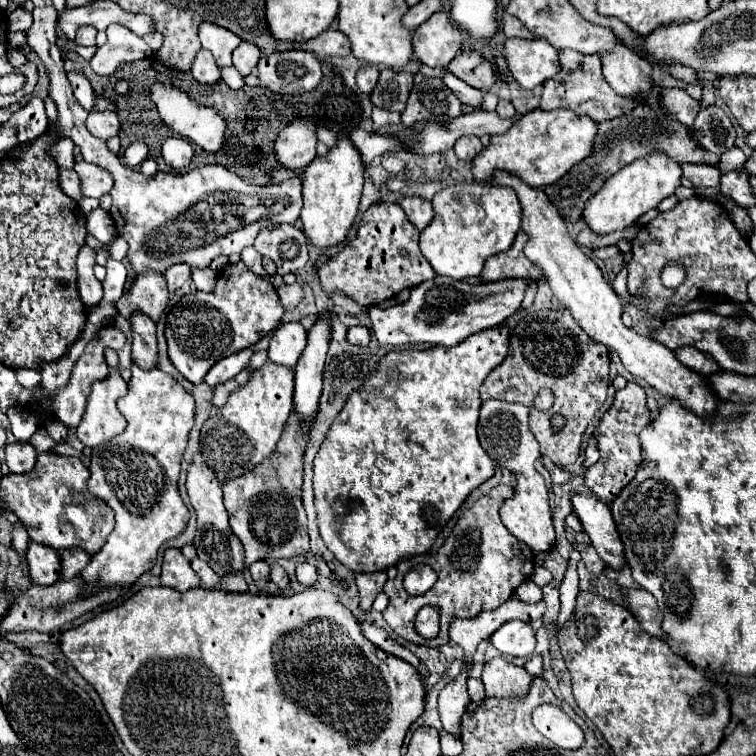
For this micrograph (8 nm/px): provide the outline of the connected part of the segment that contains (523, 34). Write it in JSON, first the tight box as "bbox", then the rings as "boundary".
{"bbox":[503,13,535,39],"boundary":[[[503,13],[503,33],[505,33],[507,37],[535,39],[535,37],[531,35],[531,31],[529,31],[529,29],[525,29],[517,17],[513,17],[513,15],[507,15],[507,13]]]}

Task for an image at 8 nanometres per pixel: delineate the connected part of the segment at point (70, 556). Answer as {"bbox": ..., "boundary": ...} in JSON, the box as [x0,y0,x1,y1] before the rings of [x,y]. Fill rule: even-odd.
{"bbox":[61,547,91,579],"boundary":[[[71,547],[71,549],[61,551],[61,557],[63,557],[63,573],[61,573],[61,579],[73,579],[89,563],[91,553],[81,551],[79,547]]]}

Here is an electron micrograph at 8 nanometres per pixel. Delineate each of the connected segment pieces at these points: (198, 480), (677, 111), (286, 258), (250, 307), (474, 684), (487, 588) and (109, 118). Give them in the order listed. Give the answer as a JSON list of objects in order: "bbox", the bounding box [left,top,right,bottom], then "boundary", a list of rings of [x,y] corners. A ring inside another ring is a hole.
[{"bbox":[187,463,243,577],"boundary":[[[191,463],[189,465],[189,473],[187,473],[187,493],[191,499],[193,509],[197,511],[197,533],[193,539],[193,545],[197,549],[197,557],[203,559],[205,563],[209,563],[213,567],[215,573],[219,573],[221,577],[233,571],[243,571],[243,547],[241,541],[237,539],[237,535],[233,535],[231,527],[229,527],[229,517],[223,505],[223,491],[221,491],[221,483],[219,479],[213,475],[213,469],[209,469],[205,463],[197,465]]]},{"bbox":[663,89,701,125],"boundary":[[[663,89],[663,107],[667,107],[683,125],[693,125],[697,111],[701,109],[699,101],[683,89]]]},{"bbox":[255,223,309,275],"boundary":[[[287,223],[263,227],[255,239],[255,249],[263,257],[273,259],[277,265],[277,275],[297,273],[309,261],[305,233]]]},{"bbox":[165,261,285,385],"boundary":[[[241,261],[229,263],[223,271],[219,271],[215,291],[195,291],[185,295],[169,311],[165,331],[169,357],[181,375],[197,385],[219,359],[245,347],[253,347],[263,335],[271,333],[281,323],[283,313],[285,309],[271,283],[257,277]]]},{"bbox":[467,677,485,701],"boundary":[[[469,677],[469,681],[467,681],[467,689],[469,689],[469,697],[471,697],[471,701],[483,701],[483,699],[485,699],[485,689],[481,679],[473,679],[473,677]]]},{"bbox":[383,485,535,647],"boundary":[[[497,485],[487,495],[477,499],[457,519],[453,531],[449,533],[449,537],[445,539],[443,547],[437,553],[415,555],[397,565],[397,577],[389,579],[383,587],[383,591],[389,595],[389,605],[383,611],[383,619],[393,629],[393,633],[397,633],[399,637],[403,637],[405,641],[411,641],[415,645],[441,647],[441,645],[449,643],[447,629],[449,629],[451,617],[471,619],[473,615],[479,615],[481,611],[495,609],[501,603],[505,603],[521,583],[531,579],[531,575],[535,571],[535,553],[525,543],[517,541],[499,519],[501,503],[511,495],[513,495],[511,485]],[[427,561],[439,577],[437,583],[423,595],[417,595],[417,597],[409,595],[403,587],[405,571],[415,565],[423,565]],[[425,605],[433,605],[439,609],[439,637],[435,637],[435,639],[423,639],[415,631],[415,615]]]},{"bbox":[87,111,119,139],"boundary":[[[91,111],[87,117],[87,129],[91,135],[99,139],[109,139],[119,133],[119,117],[115,113],[95,113]]]}]

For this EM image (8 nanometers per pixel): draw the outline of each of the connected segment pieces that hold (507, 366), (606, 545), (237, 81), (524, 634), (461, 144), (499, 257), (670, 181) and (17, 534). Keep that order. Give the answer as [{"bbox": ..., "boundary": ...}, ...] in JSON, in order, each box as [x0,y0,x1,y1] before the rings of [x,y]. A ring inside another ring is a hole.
[{"bbox":[481,311,609,467],"boundary":[[[535,311],[517,321],[511,333],[509,355],[501,365],[487,375],[481,385],[481,401],[501,399],[509,403],[531,405],[541,387],[551,387],[555,405],[549,411],[531,409],[529,427],[541,445],[541,455],[547,455],[557,467],[567,467],[579,457],[583,433],[595,411],[605,403],[609,385],[609,353],[601,343],[593,343],[581,327],[577,327],[569,311]],[[551,415],[561,415],[565,425],[561,431],[551,429]]]},{"bbox":[573,493,627,571],"boundary":[[[573,493],[573,507],[603,563],[613,571],[621,571],[623,567],[627,567],[623,543],[613,523],[611,509],[597,497],[587,497],[581,493]]]},{"bbox":[221,67,245,89],"boundary":[[[227,67],[227,69],[221,69],[221,79],[231,87],[231,89],[243,89],[245,87],[245,81],[243,81],[243,75],[235,69],[235,67]]]},{"bbox":[489,621,535,657],"boundary":[[[509,621],[501,631],[495,631],[489,641],[503,655],[529,657],[535,649],[535,631],[525,621]]]},{"bbox":[455,137,483,161],"boundary":[[[461,137],[455,143],[455,153],[463,161],[473,161],[475,155],[479,155],[481,151],[483,151],[483,145],[481,145],[479,137]]]},{"bbox":[481,231,541,283],"boundary":[[[523,231],[517,233],[517,239],[513,247],[505,253],[497,253],[487,259],[481,277],[485,283],[489,281],[499,281],[499,279],[509,279],[509,277],[531,277],[539,279],[541,269],[533,265],[525,255],[523,255],[523,245],[527,243],[527,235]],[[539,271],[539,273],[537,273]]]},{"bbox":[583,151,681,235],"boundary":[[[655,151],[653,155],[647,155],[645,159],[635,159],[633,163],[625,165],[589,203],[585,205],[583,219],[587,221],[589,229],[605,235],[617,229],[625,229],[633,225],[643,213],[649,209],[655,209],[665,197],[673,195],[675,189],[681,185],[681,165],[667,155],[661,155],[661,151]]]},{"bbox":[13,523,29,553],"boundary":[[[21,523],[13,525],[13,549],[17,553],[25,553],[27,551],[27,543],[29,543],[29,535],[25,531],[25,527]]]}]

